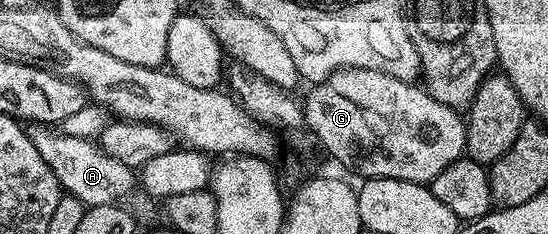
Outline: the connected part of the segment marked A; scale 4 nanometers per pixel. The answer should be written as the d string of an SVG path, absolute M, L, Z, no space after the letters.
M30 124L26 131L43 161L56 175L62 190L90 207L116 206L137 187L134 170L106 153L94 140L71 137L42 124Z

